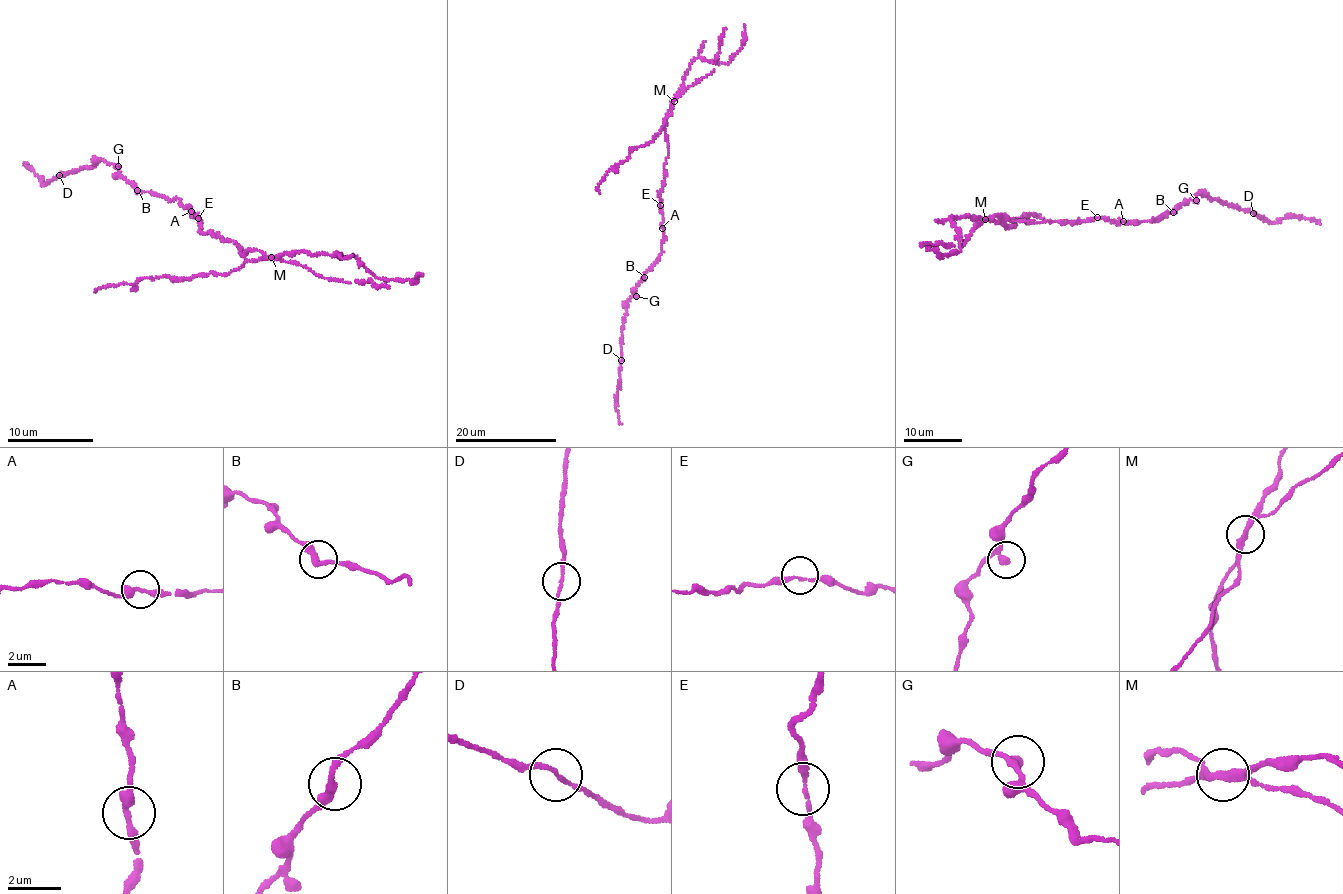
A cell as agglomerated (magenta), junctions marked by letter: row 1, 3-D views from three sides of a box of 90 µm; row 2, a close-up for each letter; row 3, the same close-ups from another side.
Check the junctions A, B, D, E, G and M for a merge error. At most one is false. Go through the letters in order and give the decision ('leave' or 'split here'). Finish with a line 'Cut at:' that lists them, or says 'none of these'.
A: leave
B: leave
D: leave
E: leave
G: leave
M: split here
Cut at: M

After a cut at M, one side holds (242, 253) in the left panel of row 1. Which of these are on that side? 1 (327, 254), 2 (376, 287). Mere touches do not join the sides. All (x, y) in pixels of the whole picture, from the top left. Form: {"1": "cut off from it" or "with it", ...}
{"1": "cut off from it", "2": "with it"}

